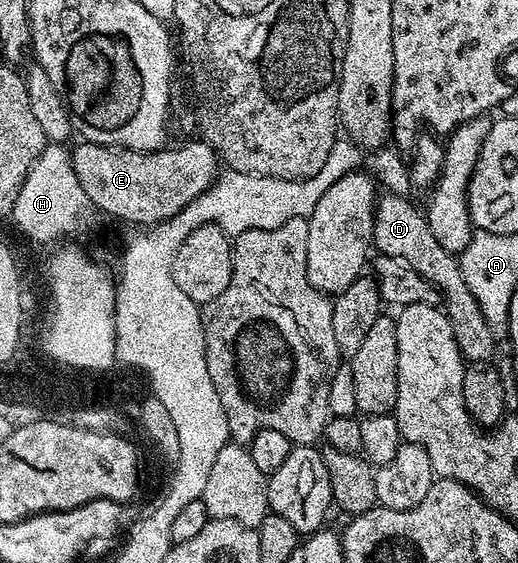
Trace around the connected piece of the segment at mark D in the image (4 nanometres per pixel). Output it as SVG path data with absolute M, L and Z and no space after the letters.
M387 192L377 199L374 208L373 249L378 254L404 260L416 273L424 276L424 280L428 280L438 291L441 301L446 301L444 310L450 319L452 332L456 336L456 344L463 359L470 364L489 363L495 357L496 337L488 322L484 320L484 312L480 312L476 296L472 296L468 284L464 284L457 257L440 246L440 241L436 240L432 228L429 227L427 215L421 209L418 211L410 201L409 197Z

